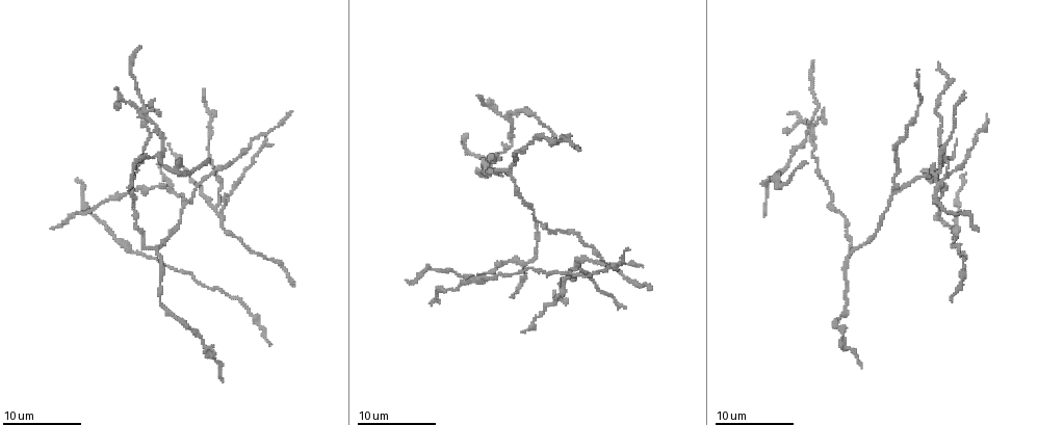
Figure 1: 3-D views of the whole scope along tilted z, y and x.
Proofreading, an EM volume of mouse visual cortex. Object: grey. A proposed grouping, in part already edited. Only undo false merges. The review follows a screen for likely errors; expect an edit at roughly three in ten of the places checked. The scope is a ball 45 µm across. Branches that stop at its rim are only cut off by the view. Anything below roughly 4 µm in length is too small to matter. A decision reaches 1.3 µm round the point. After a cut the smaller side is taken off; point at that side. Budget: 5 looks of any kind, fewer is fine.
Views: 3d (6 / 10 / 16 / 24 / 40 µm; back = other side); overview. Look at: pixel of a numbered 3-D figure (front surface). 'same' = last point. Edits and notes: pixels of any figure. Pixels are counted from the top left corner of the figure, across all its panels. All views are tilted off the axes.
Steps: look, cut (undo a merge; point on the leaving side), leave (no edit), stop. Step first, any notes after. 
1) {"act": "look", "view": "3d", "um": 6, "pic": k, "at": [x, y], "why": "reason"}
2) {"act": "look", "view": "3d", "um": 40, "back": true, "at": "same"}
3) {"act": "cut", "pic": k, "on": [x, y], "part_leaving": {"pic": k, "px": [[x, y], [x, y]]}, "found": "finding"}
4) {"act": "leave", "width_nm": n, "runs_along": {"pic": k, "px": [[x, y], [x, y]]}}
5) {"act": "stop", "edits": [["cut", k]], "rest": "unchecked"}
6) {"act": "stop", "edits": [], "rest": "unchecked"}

{"act": "look", "view": "3d", "um": 16, "pic": 1, "at": [852, 252], "why": "a fork"}

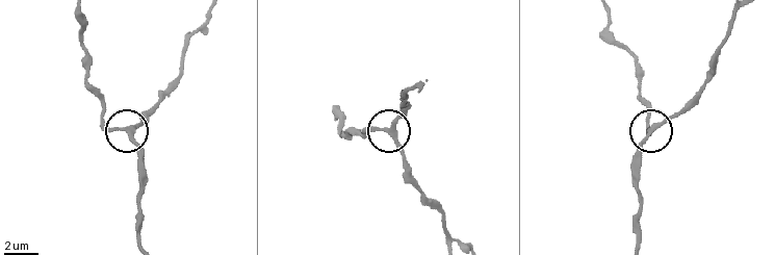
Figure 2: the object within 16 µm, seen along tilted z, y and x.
{"act": "look", "view": "3d", "um": 16, "back": true, "pic": 2, "at": [390, 129]}

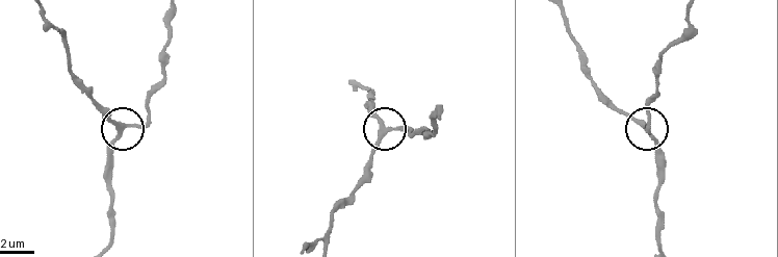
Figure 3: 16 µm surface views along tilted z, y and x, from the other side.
{"act": "leave", "side_arm_um": 22, "runs_along": {"pic": 3, "px": [[562, 17], [587, 74], [612, 103], [642, 123], [660, 163]]}, "found": "all the same cell"}

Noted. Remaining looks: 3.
{"act": "look", "view": "3d", "um": 10, "pic": 1, "at": [170, 191], "why": "three arms meet"}

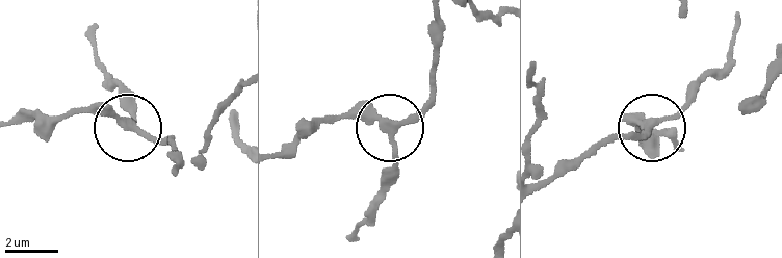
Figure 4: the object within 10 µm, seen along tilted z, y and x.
{"act": "leave", "arms": 3, "found": "one cell here"}

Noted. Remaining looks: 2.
{"act": "look", "view": "3d", "um": 6, "pic": 1, "at": [185, 207], "why": "a fork"}

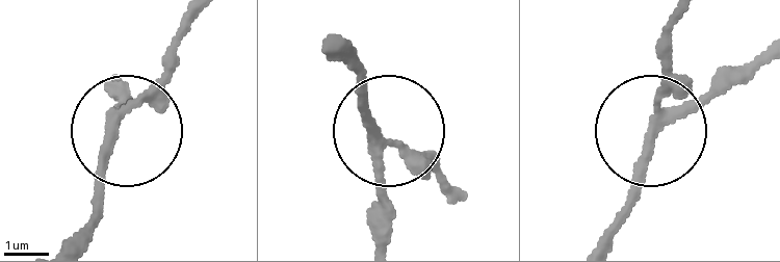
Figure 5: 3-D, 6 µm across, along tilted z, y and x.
{"act": "leave", "width_nm": 210, "found": "all the same cell"}

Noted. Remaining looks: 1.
{"act": "stop", "edits": [], "rest": "unchecked"}

